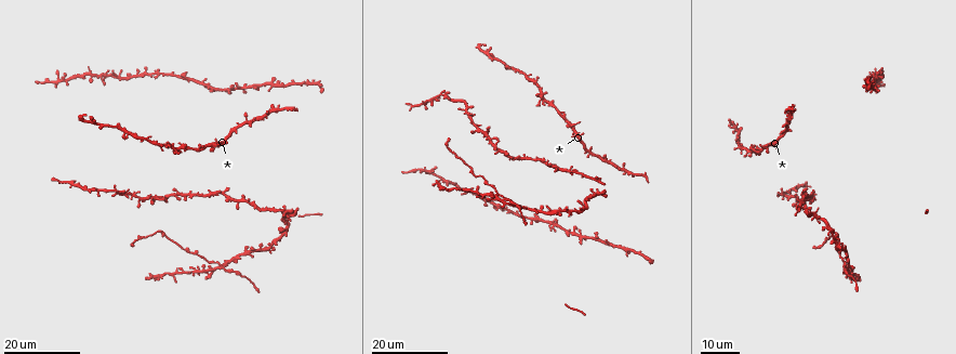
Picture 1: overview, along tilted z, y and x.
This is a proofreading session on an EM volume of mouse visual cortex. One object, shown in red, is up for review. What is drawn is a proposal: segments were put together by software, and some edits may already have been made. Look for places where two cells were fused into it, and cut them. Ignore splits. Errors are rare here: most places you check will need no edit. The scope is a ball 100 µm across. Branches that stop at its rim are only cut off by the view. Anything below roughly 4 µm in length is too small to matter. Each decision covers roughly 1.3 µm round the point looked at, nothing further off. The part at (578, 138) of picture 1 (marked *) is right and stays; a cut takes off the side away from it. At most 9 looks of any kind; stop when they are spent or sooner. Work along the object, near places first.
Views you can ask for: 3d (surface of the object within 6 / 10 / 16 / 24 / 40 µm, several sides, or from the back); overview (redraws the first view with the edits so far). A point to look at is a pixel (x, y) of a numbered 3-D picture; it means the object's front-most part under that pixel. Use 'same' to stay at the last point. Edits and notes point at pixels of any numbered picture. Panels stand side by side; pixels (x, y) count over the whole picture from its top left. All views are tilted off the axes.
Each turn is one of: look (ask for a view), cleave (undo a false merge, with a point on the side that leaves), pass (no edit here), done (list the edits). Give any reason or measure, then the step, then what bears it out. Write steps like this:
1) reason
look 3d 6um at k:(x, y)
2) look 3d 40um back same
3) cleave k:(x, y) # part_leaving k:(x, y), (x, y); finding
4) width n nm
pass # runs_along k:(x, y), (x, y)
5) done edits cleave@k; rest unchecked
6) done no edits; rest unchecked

four arms meet
look 3d 24um at 1:(222, 268)

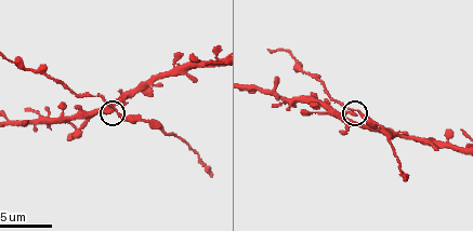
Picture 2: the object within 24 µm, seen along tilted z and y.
look 3d 6um at 2:(358, 110)

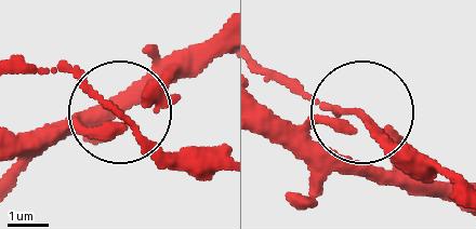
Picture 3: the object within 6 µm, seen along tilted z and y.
side_arm 23 um
pass # runs_along 3:(214, 43), (120, 118), (20, 136); continuous, no second cell

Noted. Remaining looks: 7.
look 3d 24um at 1:(228, 191)

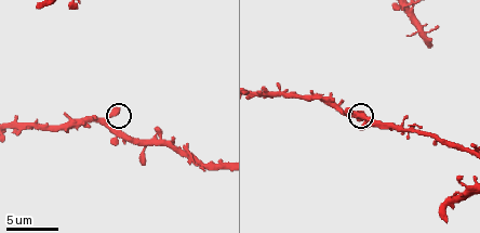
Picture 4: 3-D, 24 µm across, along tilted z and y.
look 3d 6um at 4:(117, 114)

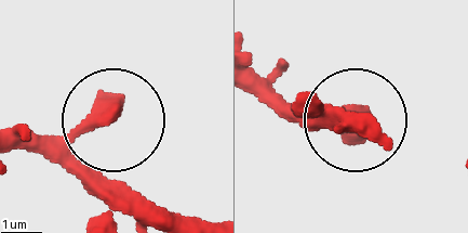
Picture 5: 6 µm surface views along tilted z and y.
pass # all the same cell

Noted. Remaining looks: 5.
small branch off a trunk
look 3d 24um at 1:(567, 211)

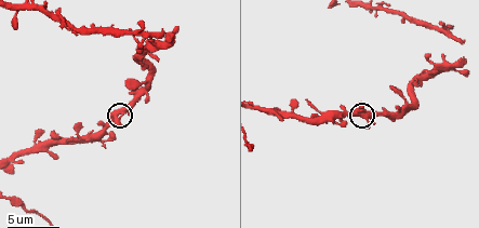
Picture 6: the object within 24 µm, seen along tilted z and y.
closer look
look 3d 6um at 6:(367, 120)

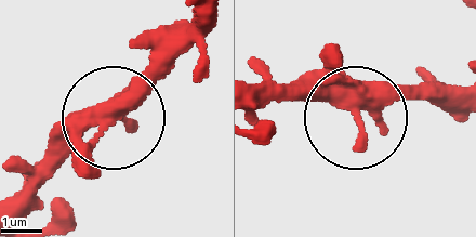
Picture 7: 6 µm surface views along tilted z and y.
side_arm 32 um
pass # runs_along 7:(448, 86), (394, 89), (358, 109), (327, 95), (260, 97); all the same cell

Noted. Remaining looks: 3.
calibre changes
look 3d 6um at 2:(34, 70)

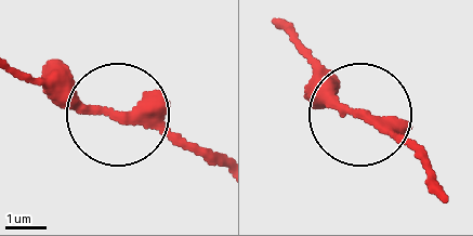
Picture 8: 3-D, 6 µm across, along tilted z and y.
pass # runs_along 8:(220, 164), (24, 77); continuous, no second cell

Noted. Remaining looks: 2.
done no edits; rest unchecked

